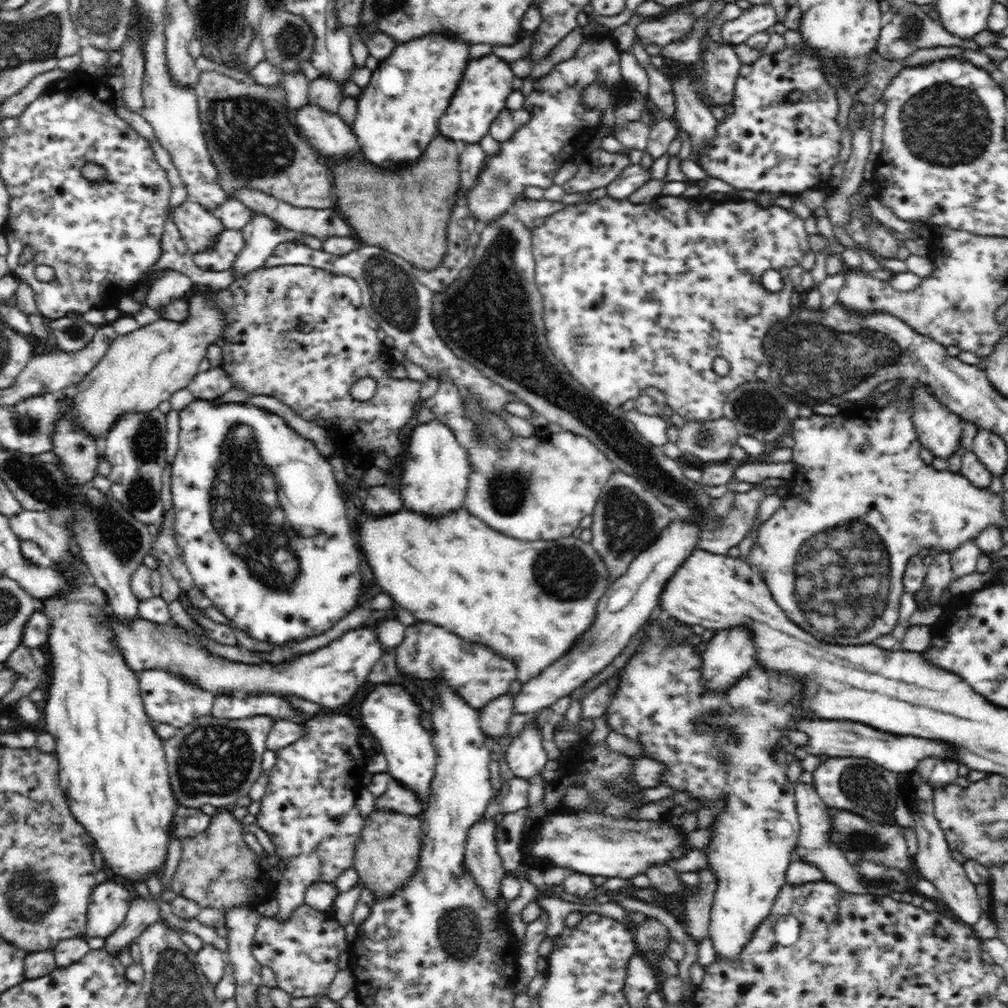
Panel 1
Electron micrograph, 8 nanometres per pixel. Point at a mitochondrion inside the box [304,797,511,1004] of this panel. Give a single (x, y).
(457, 928)

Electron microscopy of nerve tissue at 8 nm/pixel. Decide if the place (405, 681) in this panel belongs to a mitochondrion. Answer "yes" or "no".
no

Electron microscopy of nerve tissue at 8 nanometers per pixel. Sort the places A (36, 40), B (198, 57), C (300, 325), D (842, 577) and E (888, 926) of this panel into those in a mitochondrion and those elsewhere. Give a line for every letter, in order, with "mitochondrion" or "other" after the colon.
A: mitochondrion
B: other
C: other
D: mitochondrion
E: other

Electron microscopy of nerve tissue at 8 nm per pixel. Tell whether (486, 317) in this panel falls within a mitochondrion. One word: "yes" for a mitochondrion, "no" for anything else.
yes

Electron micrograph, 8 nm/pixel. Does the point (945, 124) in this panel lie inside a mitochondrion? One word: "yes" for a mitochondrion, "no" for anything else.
yes

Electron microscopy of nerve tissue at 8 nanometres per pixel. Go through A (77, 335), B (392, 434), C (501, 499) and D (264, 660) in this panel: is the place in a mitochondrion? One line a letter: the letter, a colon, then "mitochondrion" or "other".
A: mitochondrion
B: other
C: mitochondrion
D: other

